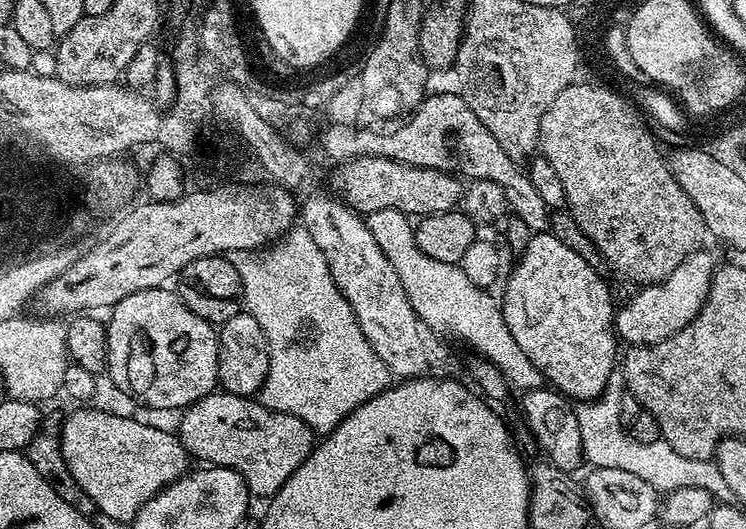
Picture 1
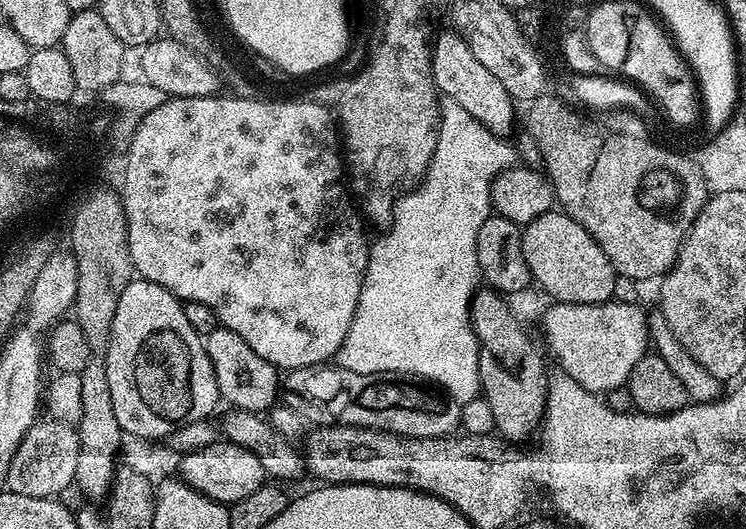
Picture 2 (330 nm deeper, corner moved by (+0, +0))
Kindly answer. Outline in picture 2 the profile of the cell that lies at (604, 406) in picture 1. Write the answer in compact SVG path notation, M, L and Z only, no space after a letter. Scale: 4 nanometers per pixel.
M448 100L447 102L441 103L440 106L440 133L438 134L438 146L434 150L434 158L430 162L428 167L428 172L425 174L424 179L416 185L415 188L404 193L399 200L396 201L396 206L394 209L394 215L392 217L392 225L383 233L384 236L381 240L373 239L371 241L369 250L368 250L368 269L364 275L364 285L362 286L362 294L358 298L358 306L354 310L354 322L350 322L350 330L346 334L346 338L342 342L338 353L338 363L345 368L346 370L354 370L354 374L374 374L379 376L381 374L399 374L400 376L415 376L417 378L423 378L429 382L435 382L439 387L443 388L453 400L456 400L462 406L472 399L479 397L481 395L482 389L480 387L480 367L478 366L478 354L480 353L480 347L476 341L476 335L472 329L472 319L468 311L472 305L472 295L475 294L478 290L478 283L481 279L480 267L478 266L478 230L482 230L482 222L486 222L488 216L493 215L494 209L492 207L492 183L496 180L496 177L500 175L501 172L507 170L507 168L513 167L517 163L516 152L514 149L508 145L509 141L507 139L495 136L490 129L486 126L482 126L482 122L478 122L478 118L470 118L470 114L466 114L466 110L462 110L462 106L458 106L458 102L453 100Z

